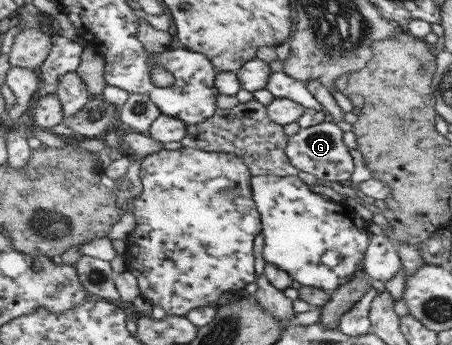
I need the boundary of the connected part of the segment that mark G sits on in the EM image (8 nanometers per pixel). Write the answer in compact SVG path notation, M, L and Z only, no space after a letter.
M328 119L322 124L299 130L289 137L286 154L296 168L314 175L319 182L350 183L354 174L354 158L344 144L344 130L334 120Z

